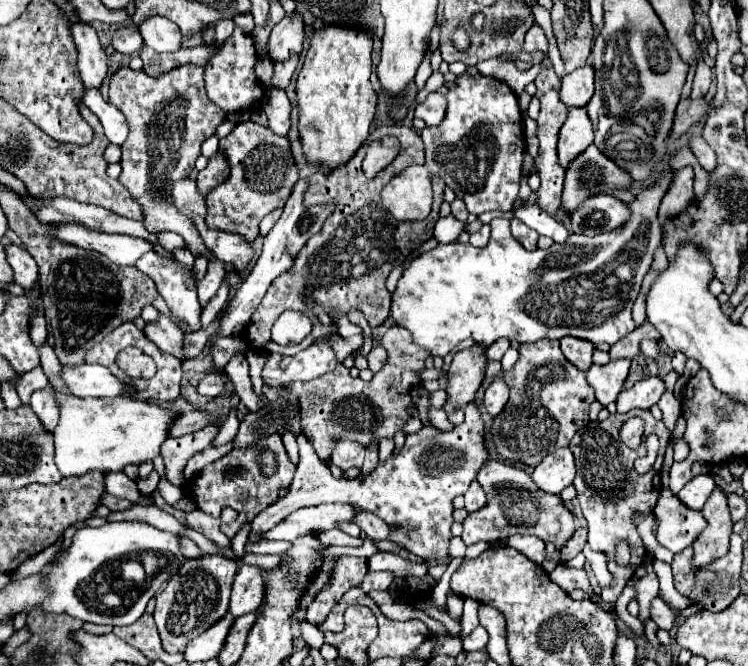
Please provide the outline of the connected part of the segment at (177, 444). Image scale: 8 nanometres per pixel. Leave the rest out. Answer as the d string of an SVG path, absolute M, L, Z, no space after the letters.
M206 426L204 430L180 436L180 438L168 438L162 448L162 458L166 464L166 477L175 486L185 483L184 468L190 456L198 454L202 448L212 446L214 438L218 434L218 426Z

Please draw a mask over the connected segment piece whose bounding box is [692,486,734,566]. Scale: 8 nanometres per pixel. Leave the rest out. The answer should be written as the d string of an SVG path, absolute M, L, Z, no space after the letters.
M718 486L702 508L704 518L708 520L708 528L696 538L694 548L694 564L704 566L716 558L722 558L730 550L730 534L732 534L732 518L728 510L728 494Z

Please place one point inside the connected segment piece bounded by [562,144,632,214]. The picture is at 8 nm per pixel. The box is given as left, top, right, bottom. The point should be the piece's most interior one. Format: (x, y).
(591, 172)

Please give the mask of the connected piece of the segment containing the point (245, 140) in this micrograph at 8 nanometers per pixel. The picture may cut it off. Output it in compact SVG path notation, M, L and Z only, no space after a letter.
M240 122L230 132L228 138L220 140L220 150L230 162L230 176L218 184L208 198L208 224L212 228L232 228L256 240L260 220L272 212L272 208L282 208L298 180L298 168L294 166L290 144L284 136L274 134L270 128L256 122Z

